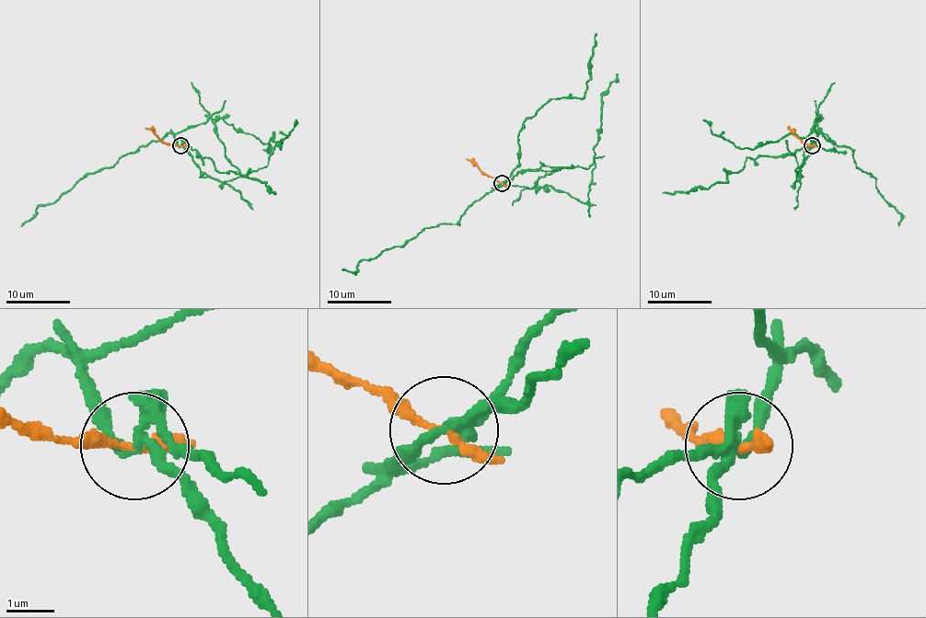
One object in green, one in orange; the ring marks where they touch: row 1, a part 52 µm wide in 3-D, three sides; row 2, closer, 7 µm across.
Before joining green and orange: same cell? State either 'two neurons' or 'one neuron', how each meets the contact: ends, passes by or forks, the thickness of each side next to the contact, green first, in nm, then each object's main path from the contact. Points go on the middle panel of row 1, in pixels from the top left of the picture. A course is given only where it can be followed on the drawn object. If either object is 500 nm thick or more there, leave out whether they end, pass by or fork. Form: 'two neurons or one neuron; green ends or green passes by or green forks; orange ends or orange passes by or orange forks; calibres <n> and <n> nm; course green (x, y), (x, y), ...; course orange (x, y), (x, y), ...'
two neurons; green passes by; orange passes by; calibres 280 and 200 nm; course green (502, 183), (495, 188), (547, 185), (591, 204), (588, 192), (600, 122), (600, 98), (617, 74); course orange (502, 183), (486, 175), (475, 163), (466, 159)

